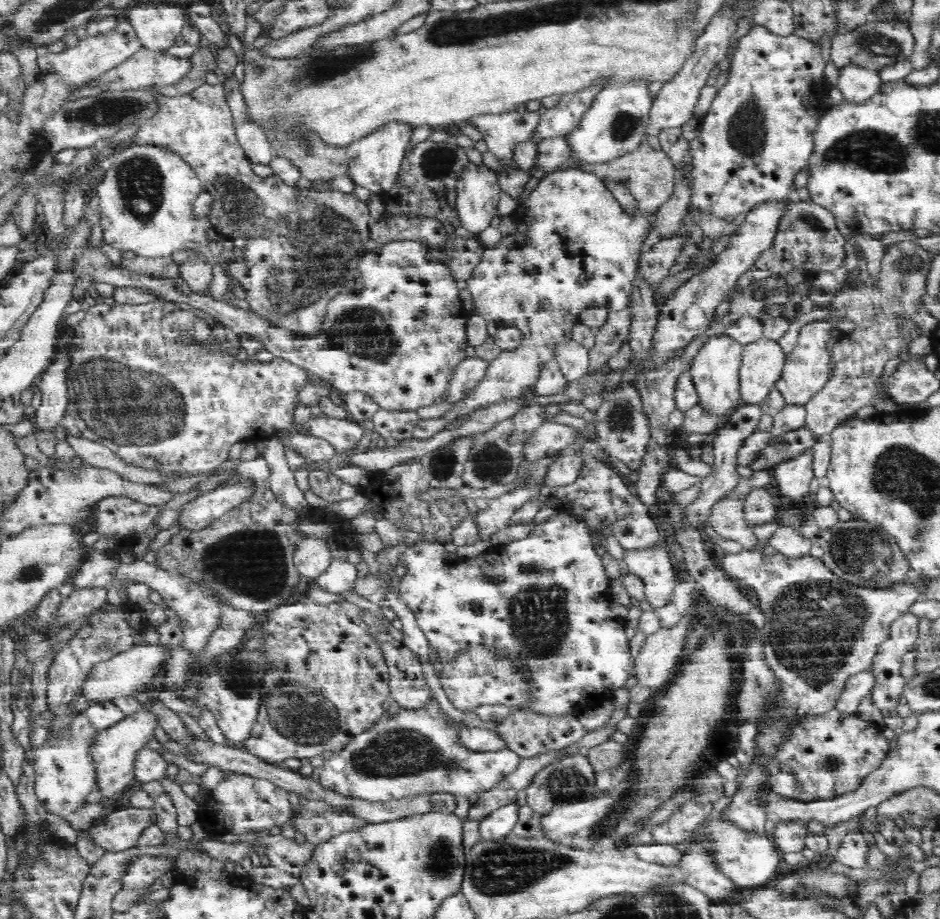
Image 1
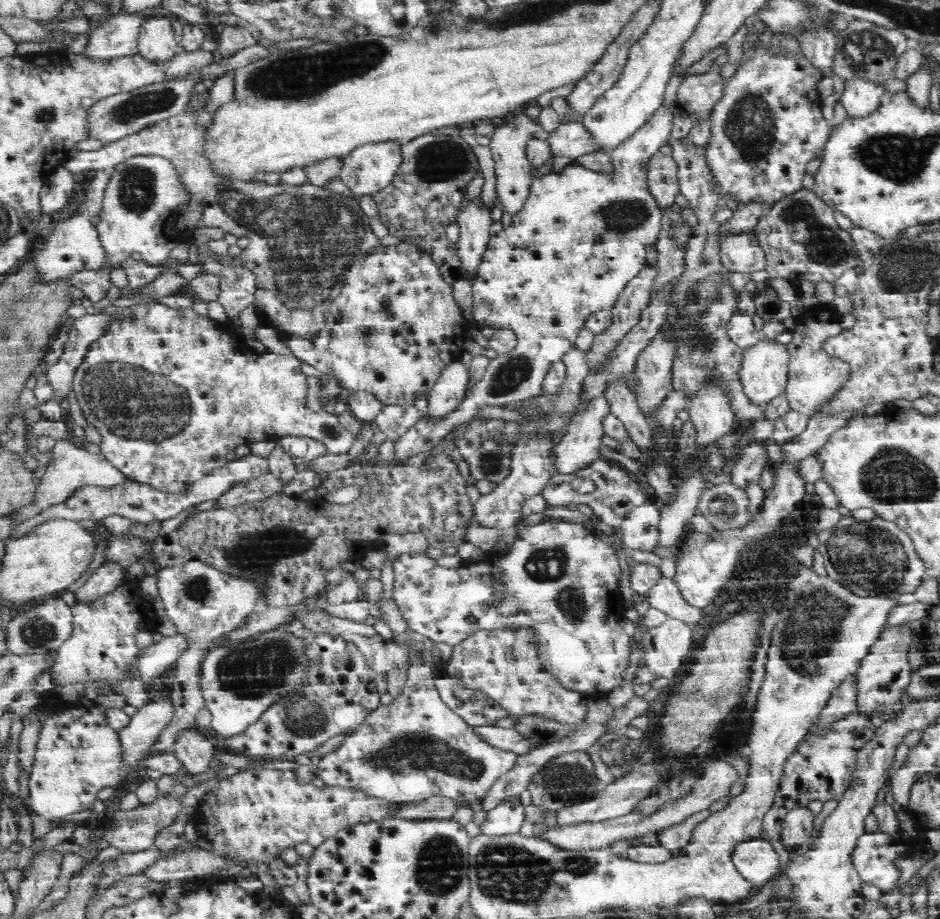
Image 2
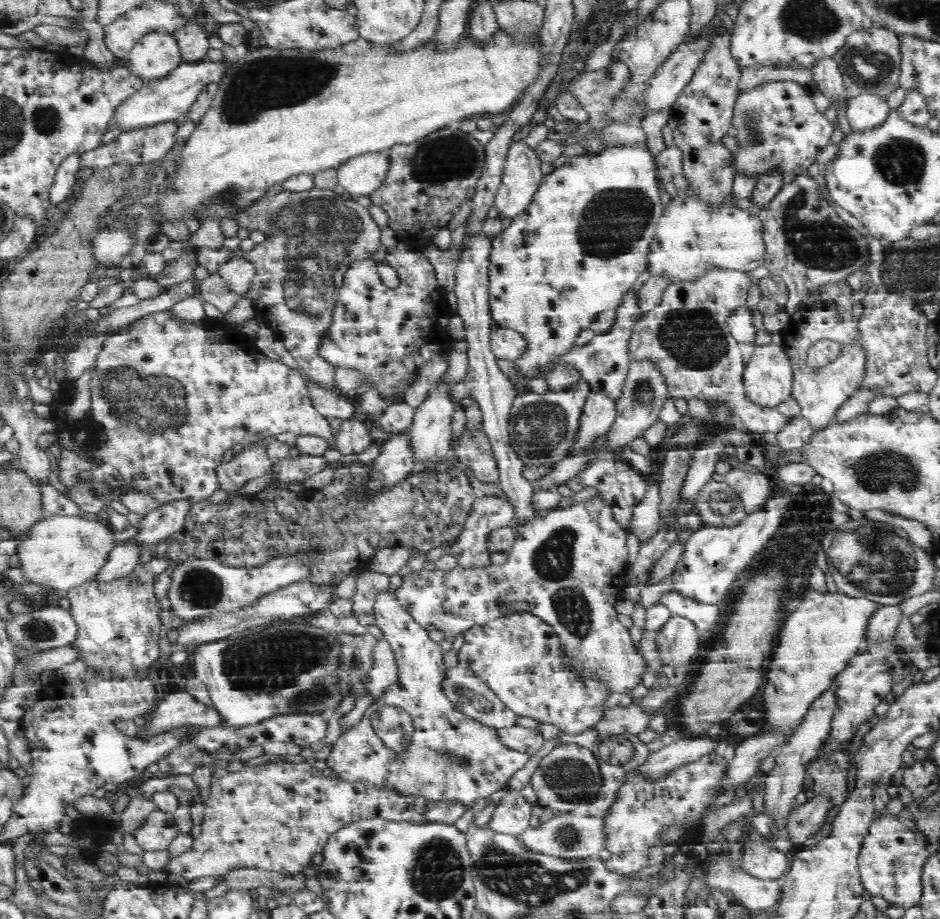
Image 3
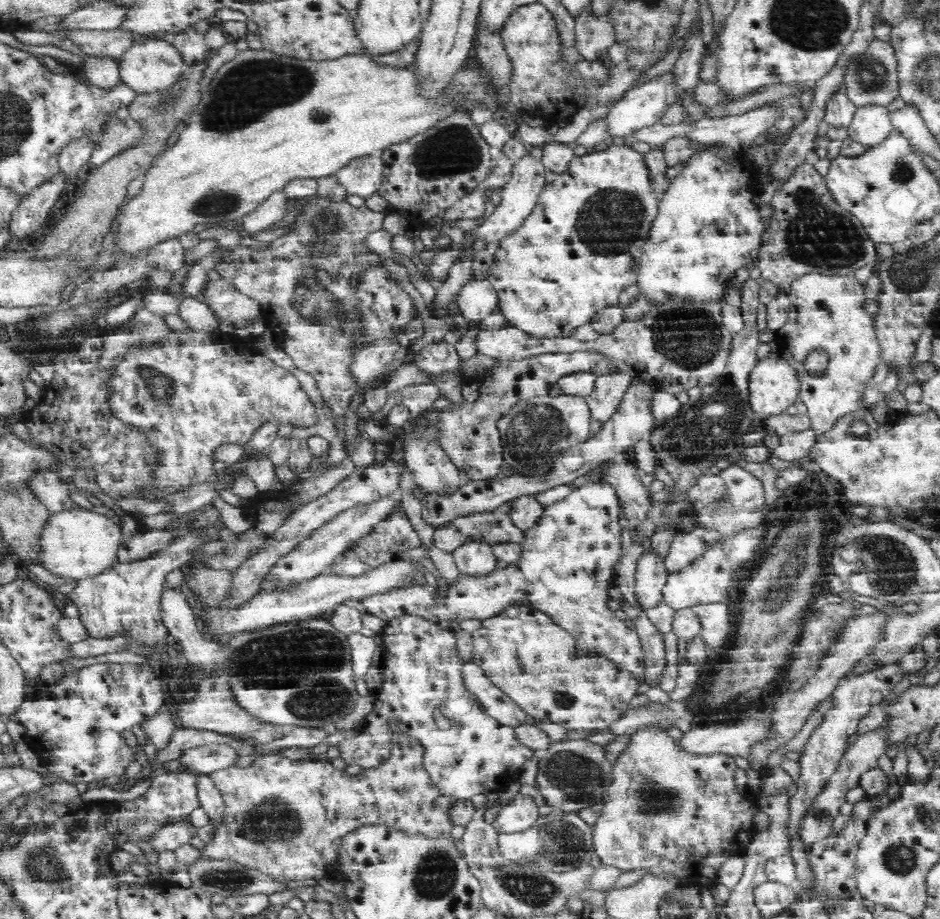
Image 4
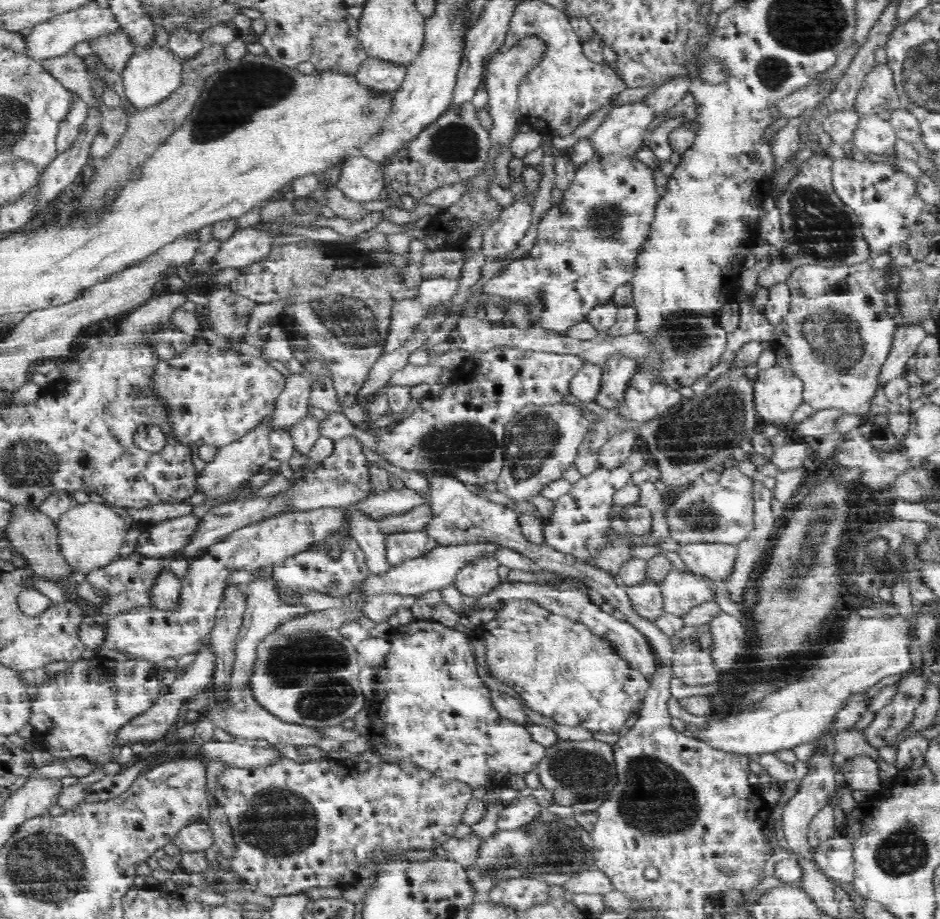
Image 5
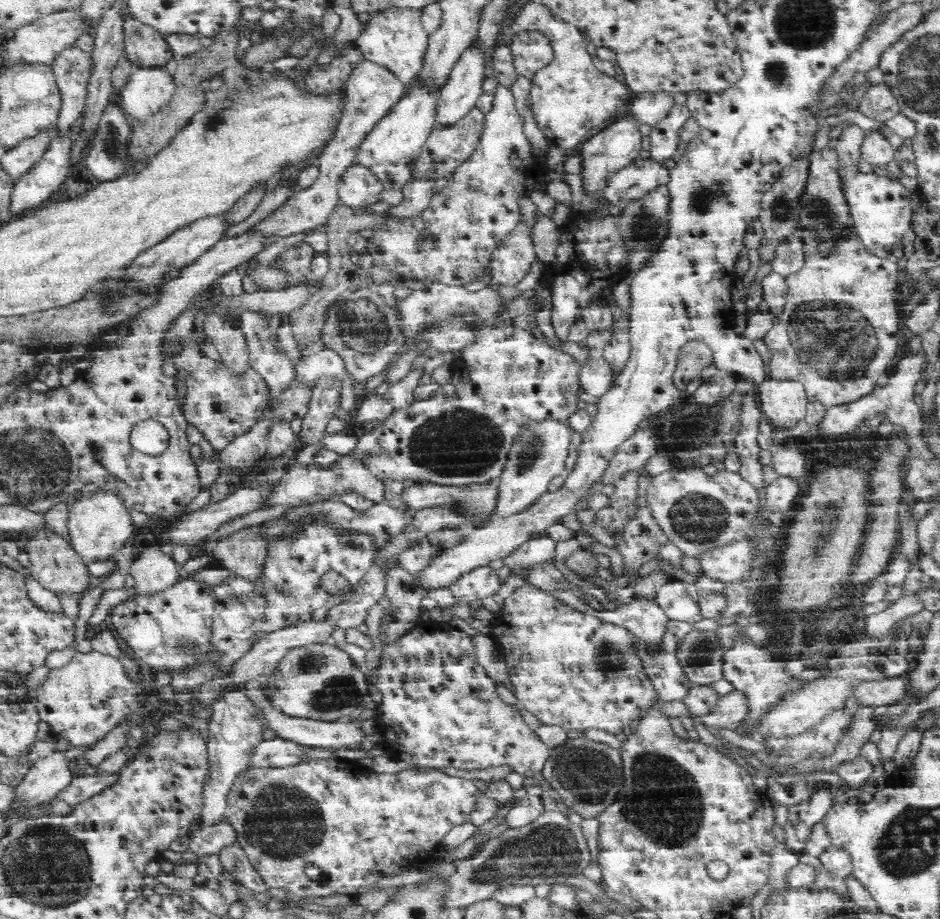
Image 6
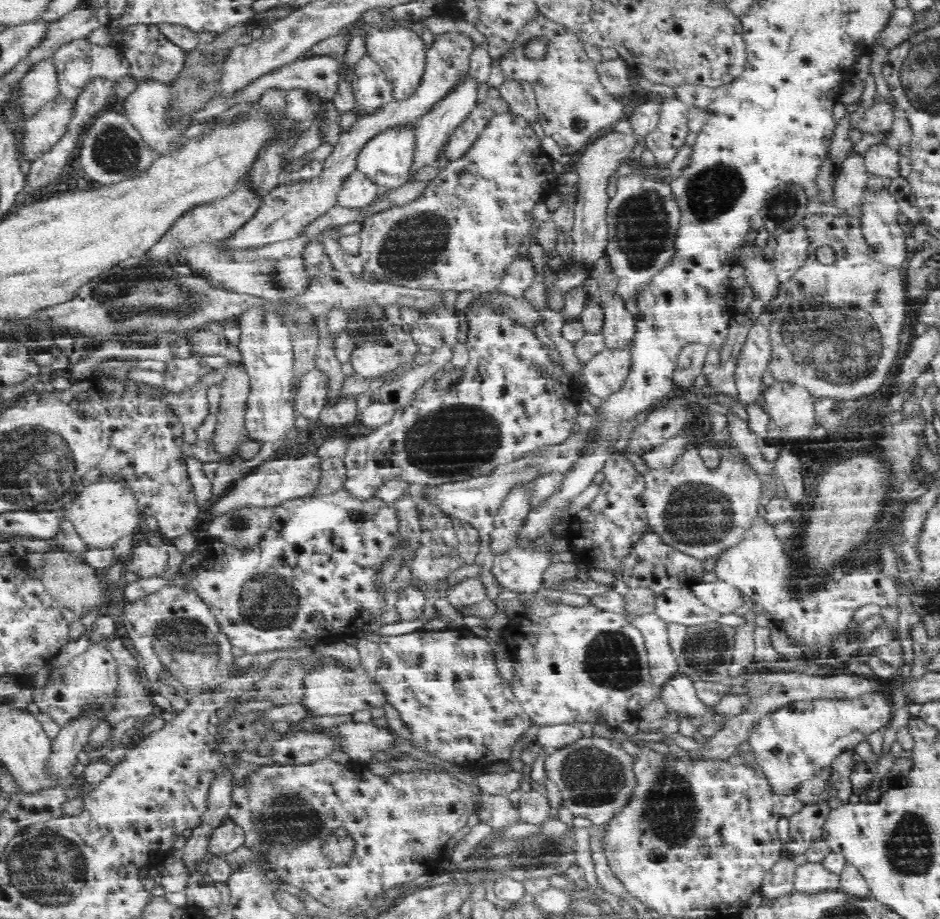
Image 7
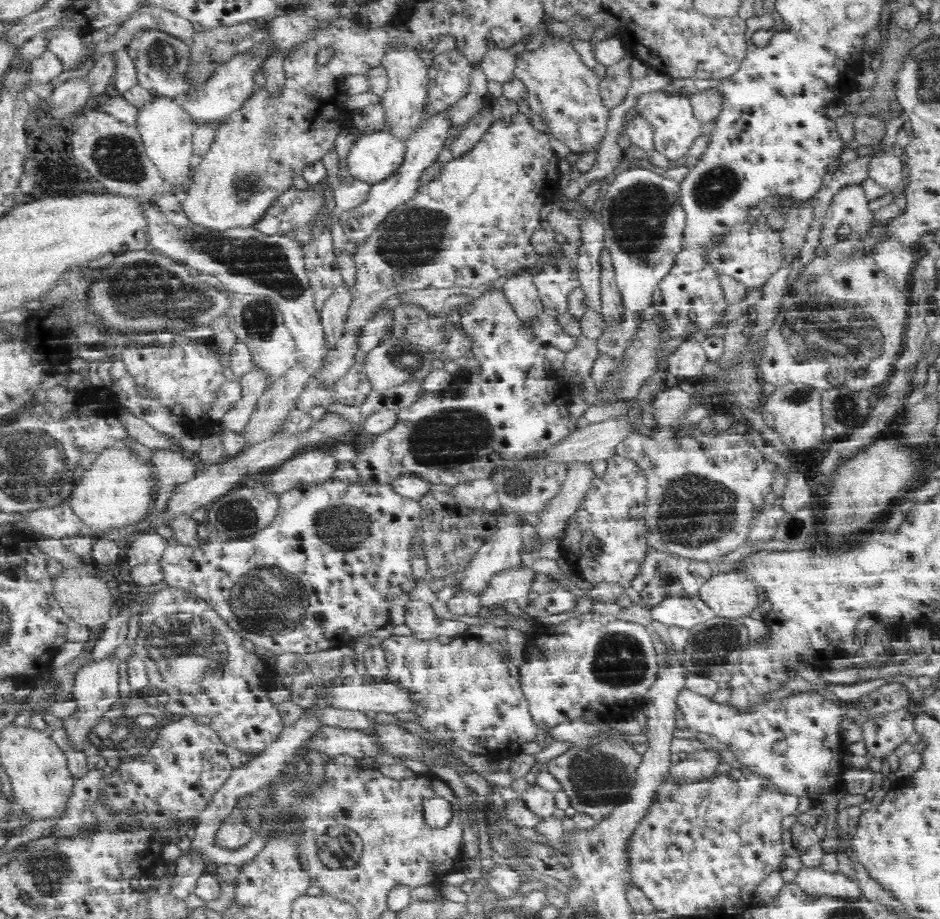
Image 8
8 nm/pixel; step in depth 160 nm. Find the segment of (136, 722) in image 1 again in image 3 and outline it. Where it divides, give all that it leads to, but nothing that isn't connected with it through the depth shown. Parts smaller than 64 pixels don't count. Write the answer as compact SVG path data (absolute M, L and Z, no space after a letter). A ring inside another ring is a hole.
M176 691L159 698L158 706L154 708L145 725L138 729L137 738L152 738L182 726L214 728L226 724L223 714L212 706L196 701L186 691Z

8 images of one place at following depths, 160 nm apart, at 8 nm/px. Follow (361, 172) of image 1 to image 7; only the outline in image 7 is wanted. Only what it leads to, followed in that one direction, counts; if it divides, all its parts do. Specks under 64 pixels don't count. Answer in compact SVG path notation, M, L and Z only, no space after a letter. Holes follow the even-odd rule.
M354 170L346 179L338 196L338 206L342 208L366 208L370 206L380 188L370 179L366 178L359 170Z

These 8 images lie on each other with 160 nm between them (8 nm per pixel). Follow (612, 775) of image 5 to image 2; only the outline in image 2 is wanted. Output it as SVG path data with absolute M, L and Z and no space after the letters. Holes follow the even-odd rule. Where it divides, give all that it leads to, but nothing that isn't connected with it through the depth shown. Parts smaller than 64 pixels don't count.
M564 751L548 761L530 780L529 791L534 805L551 811L588 802L600 791L591 756L587 751Z

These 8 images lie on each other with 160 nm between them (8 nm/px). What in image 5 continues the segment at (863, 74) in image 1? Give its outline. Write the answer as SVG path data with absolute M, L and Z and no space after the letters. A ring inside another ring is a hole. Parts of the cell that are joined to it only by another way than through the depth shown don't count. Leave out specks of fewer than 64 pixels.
M870 114L860 116L853 142L861 153L886 155L893 152L896 139L896 130L889 121Z

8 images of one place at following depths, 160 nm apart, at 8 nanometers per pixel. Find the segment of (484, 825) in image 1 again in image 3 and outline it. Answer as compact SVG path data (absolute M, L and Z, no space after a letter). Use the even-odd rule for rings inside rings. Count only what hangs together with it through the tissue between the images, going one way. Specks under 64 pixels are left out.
M508 790L508 794L493 810L488 826L500 834L520 834L530 827L532 808L520 791Z

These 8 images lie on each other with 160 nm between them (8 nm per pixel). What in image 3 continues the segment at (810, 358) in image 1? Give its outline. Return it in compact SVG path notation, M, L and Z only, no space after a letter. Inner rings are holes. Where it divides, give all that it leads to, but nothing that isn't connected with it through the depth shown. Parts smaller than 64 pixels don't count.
M846 280L827 282L813 287L808 297L800 302L799 309L792 314L789 323L781 331L784 351L789 357L794 373L792 397L796 398L802 407L801 416L806 418L814 431L824 430L836 418L840 406L844 404L860 389L866 376L868 351L860 341L862 331L859 319L854 318L854 290L848 286ZM831 340L840 345L840 354L828 366L822 368L808 368L806 355L808 349L815 342Z

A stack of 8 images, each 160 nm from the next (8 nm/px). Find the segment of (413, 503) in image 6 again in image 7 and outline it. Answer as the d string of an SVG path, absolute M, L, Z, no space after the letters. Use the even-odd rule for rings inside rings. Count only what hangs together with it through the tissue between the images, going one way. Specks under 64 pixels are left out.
M594 427L588 430L581 430L578 434L572 433L560 444L526 453L524 457L518 460L498 465L490 474L476 478L470 477L468 480L460 482L425 487L423 492L424 498L430 498L442 508L445 514L468 522L479 531L480 552L476 556L475 564L480 566L479 578L486 588L488 599L495 599L501 591L496 585L496 578L492 573L496 556L490 552L490 534L494 530L494 518L497 516L502 502L507 498L512 488L519 483L528 483L539 476L552 472L560 472L566 475L572 470L573 464L576 464L584 456L584 450L590 448L592 444L593 446L598 444Z

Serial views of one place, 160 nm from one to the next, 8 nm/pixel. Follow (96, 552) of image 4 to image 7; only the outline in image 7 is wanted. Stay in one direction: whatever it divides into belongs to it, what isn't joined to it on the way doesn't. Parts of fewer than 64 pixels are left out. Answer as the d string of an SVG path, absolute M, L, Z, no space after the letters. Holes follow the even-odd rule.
M101 473L98 482L82 486L77 498L64 508L80 537L90 547L113 547L124 537L134 534L140 520L147 516L140 511L135 491L116 473Z

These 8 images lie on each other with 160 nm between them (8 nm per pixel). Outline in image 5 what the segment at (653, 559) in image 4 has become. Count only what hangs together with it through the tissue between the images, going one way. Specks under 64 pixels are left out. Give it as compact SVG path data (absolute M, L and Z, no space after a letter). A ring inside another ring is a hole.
M644 580L632 588L627 588L627 595L640 618L655 623L664 614L663 596L658 584Z

